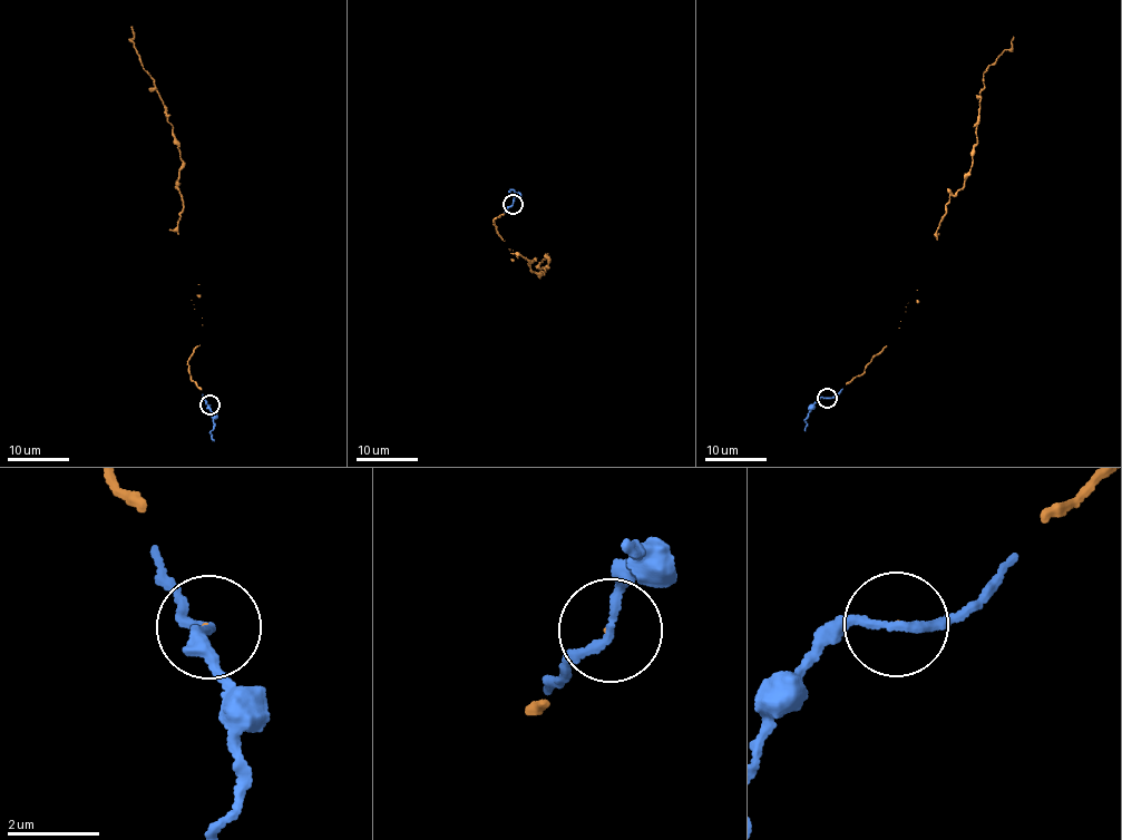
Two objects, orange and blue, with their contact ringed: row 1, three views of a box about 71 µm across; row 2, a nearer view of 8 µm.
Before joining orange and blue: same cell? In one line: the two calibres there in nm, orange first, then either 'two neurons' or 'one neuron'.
30 nm thick on the orange side, 160 nm on the other; one neuron

